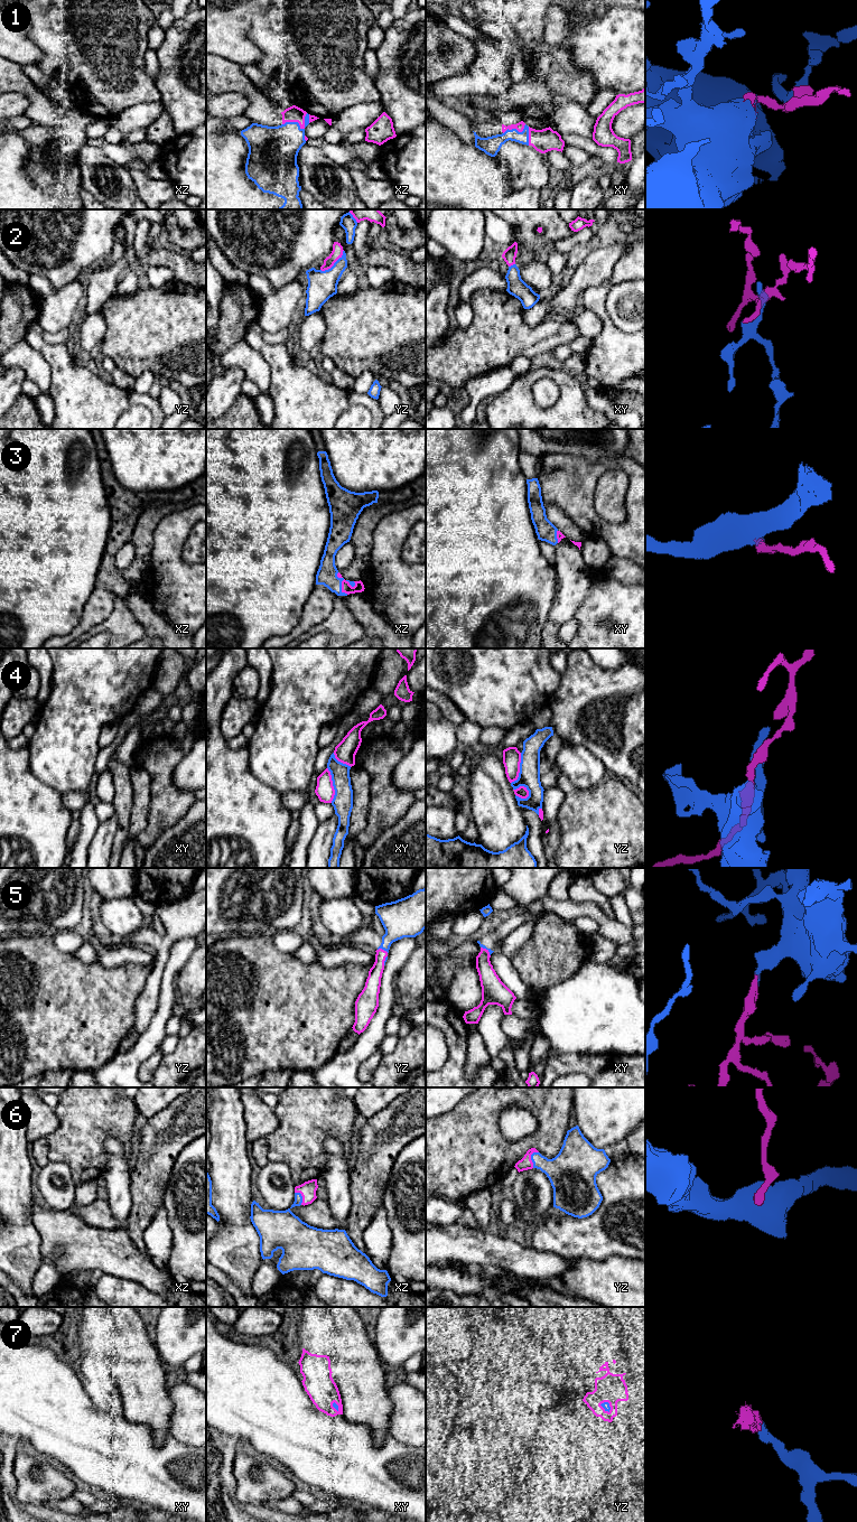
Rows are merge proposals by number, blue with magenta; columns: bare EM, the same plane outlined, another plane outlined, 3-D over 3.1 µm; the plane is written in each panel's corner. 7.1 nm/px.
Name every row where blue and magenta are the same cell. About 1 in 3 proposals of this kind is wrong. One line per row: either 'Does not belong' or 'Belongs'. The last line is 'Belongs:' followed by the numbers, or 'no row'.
1: Belongs
2: Does not belong
3: Belongs
4: Does not belong
5: Belongs
6: Belongs
7: Belongs
Belongs: 1, 3, 5, 6, 7

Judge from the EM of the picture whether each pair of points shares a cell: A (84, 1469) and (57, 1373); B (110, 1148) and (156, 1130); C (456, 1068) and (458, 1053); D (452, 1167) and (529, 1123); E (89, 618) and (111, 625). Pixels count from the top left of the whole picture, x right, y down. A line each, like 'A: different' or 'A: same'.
A: same
B: different
C: same
D: different
E: different

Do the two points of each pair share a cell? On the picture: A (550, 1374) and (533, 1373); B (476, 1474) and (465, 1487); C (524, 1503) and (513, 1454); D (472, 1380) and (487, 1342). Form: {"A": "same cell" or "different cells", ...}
{"A": "same cell", "B": "same cell", "C": "same cell", "D": "same cell"}

